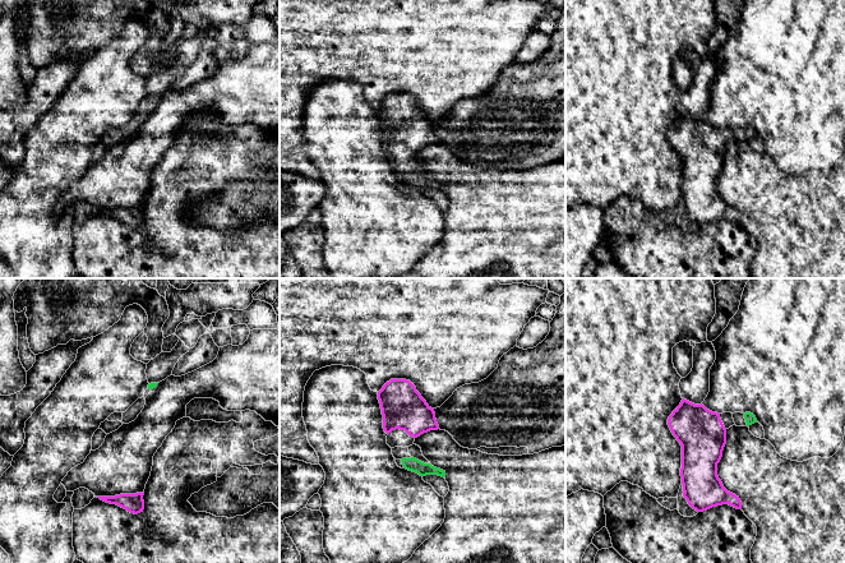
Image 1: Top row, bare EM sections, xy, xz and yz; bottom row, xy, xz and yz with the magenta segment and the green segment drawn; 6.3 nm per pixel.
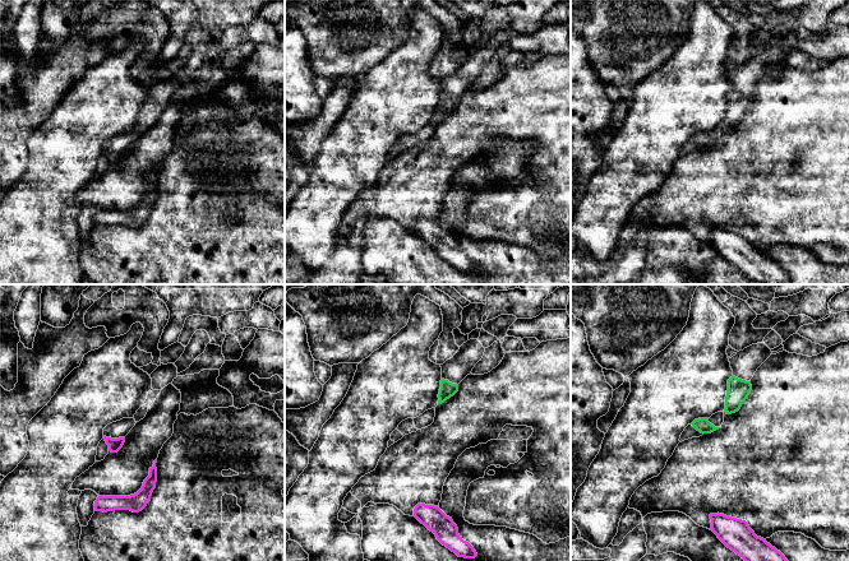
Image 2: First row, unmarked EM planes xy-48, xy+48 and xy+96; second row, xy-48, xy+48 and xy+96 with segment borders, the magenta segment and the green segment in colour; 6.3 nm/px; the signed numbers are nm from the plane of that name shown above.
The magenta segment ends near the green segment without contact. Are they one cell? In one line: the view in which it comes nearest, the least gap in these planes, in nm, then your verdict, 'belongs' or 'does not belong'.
view xz; gap 130 nm; belongs

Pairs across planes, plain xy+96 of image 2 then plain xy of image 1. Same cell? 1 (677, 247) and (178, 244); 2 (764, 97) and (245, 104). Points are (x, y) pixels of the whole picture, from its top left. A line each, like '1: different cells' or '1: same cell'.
1: same cell
2: same cell

